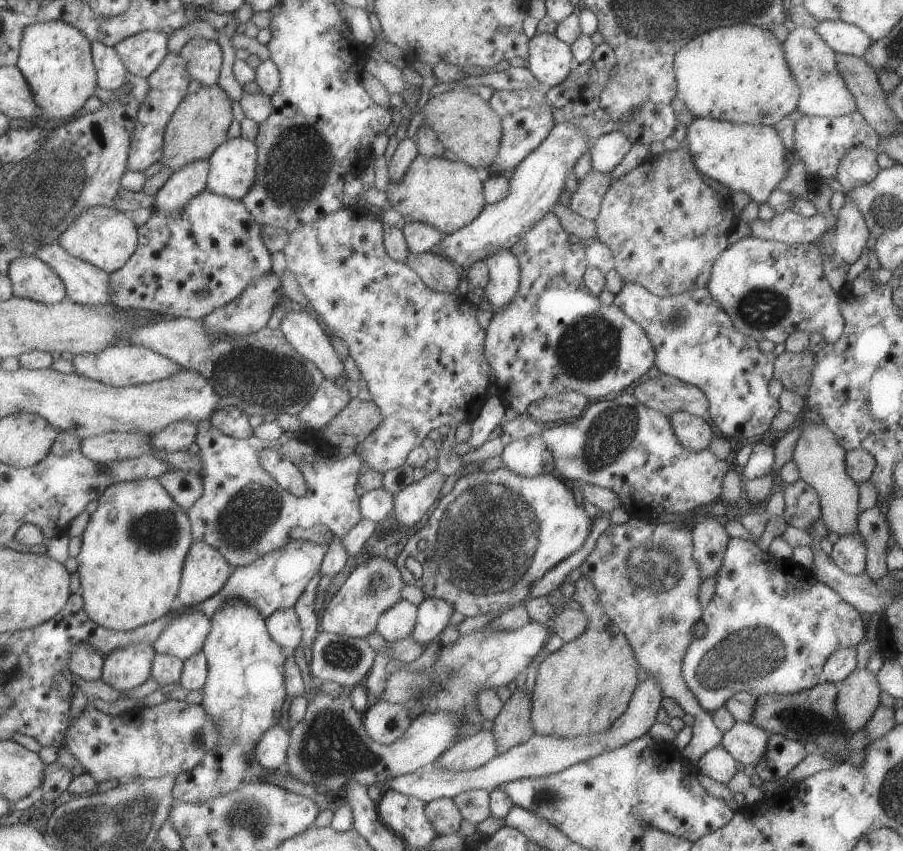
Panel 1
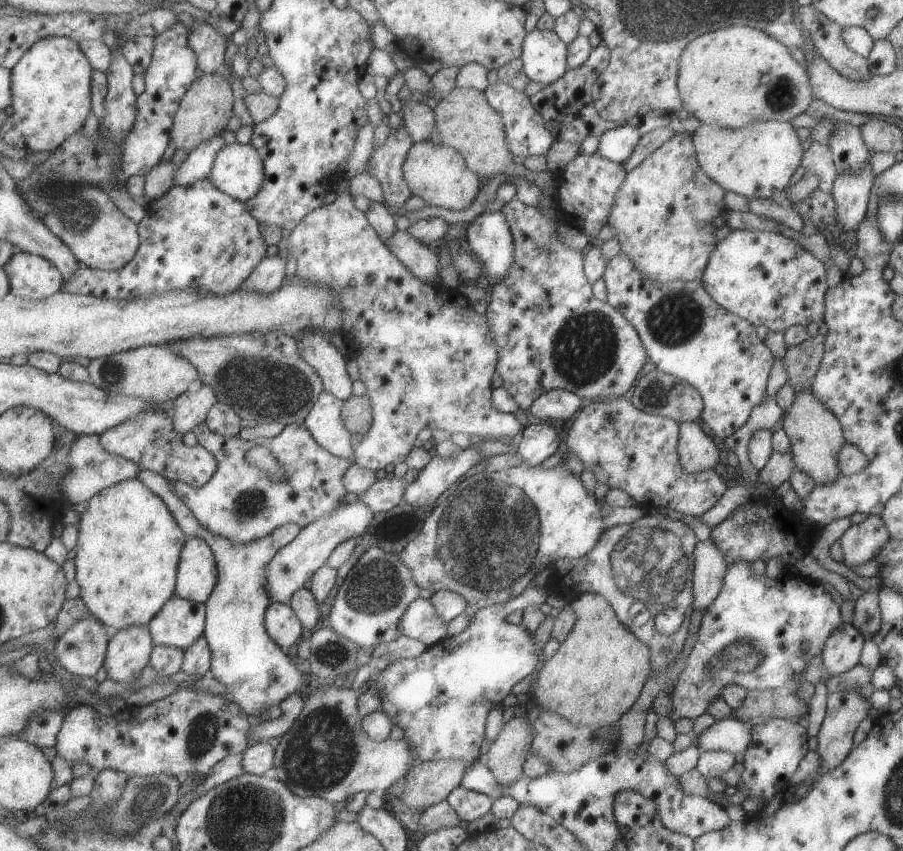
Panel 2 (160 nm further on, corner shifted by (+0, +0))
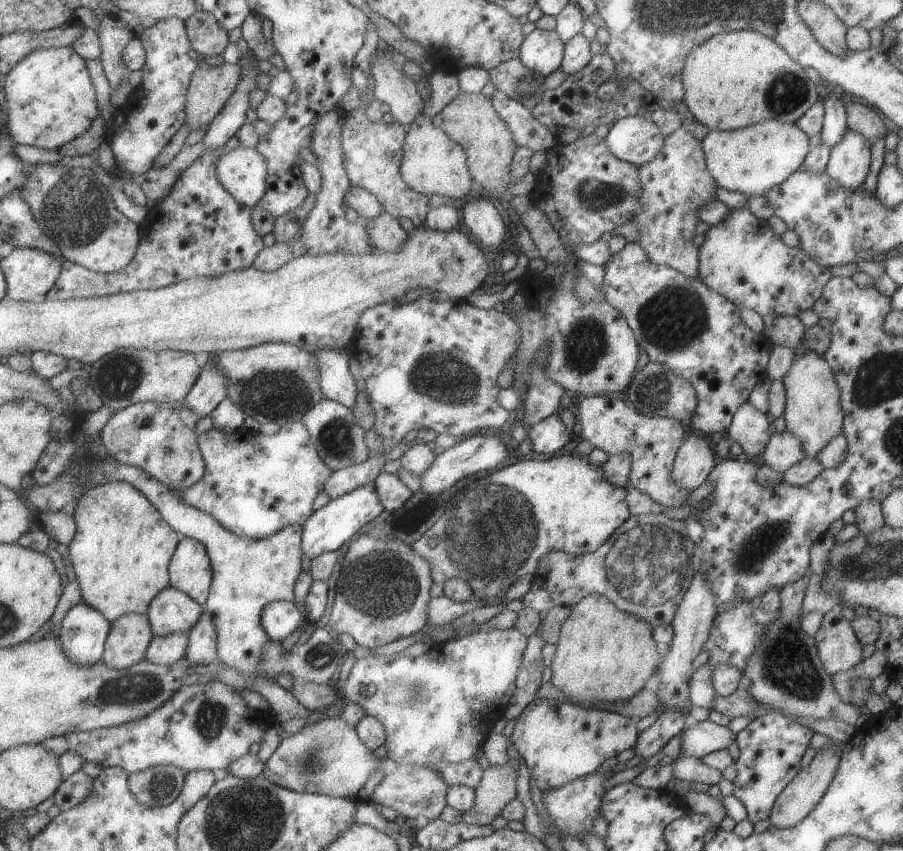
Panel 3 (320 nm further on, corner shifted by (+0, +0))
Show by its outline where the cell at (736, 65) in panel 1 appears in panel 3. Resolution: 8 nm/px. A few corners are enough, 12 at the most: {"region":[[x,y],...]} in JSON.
{"region":[[727,32],[685,58],[709,129],[795,123],[819,96],[771,38]]}

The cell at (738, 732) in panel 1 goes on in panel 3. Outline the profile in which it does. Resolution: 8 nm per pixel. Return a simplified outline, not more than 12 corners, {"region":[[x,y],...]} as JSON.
{"region":[[697,722],[680,733],[679,756],[701,759],[725,750],[727,726]]}

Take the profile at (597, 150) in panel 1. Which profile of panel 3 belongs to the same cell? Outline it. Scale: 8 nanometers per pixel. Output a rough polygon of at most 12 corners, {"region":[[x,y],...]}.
{"region":[[627,116],[604,142],[618,160],[647,164],[663,146],[657,124]]}

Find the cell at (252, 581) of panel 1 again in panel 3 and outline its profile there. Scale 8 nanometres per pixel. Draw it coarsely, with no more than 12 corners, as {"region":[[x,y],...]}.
{"region":[[375,482],[317,509],[303,554],[337,551],[382,515]]}

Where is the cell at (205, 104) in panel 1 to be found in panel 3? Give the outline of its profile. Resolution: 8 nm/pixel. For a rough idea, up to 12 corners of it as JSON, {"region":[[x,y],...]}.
{"region":[[202,65],[187,94],[190,130],[210,126],[243,66]]}

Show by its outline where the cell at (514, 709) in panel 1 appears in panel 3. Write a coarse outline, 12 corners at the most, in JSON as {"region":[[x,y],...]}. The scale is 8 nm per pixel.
{"region":[[491,765],[463,821],[491,824],[518,799],[517,766]]}

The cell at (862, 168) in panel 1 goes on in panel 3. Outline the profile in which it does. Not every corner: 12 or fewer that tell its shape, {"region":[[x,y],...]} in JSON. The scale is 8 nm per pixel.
{"region":[[835,96],[822,101],[821,144],[835,146],[845,134],[845,106]]}

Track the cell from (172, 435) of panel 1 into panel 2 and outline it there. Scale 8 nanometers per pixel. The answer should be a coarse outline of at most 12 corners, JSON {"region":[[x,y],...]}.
{"region":[[198,383],[174,400],[182,435],[206,422],[219,402],[211,385]]}

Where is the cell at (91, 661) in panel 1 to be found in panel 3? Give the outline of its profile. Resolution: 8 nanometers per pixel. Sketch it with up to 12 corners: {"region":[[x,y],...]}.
{"region":[[88,603],[73,608],[59,640],[77,665],[106,654],[112,623]]}

